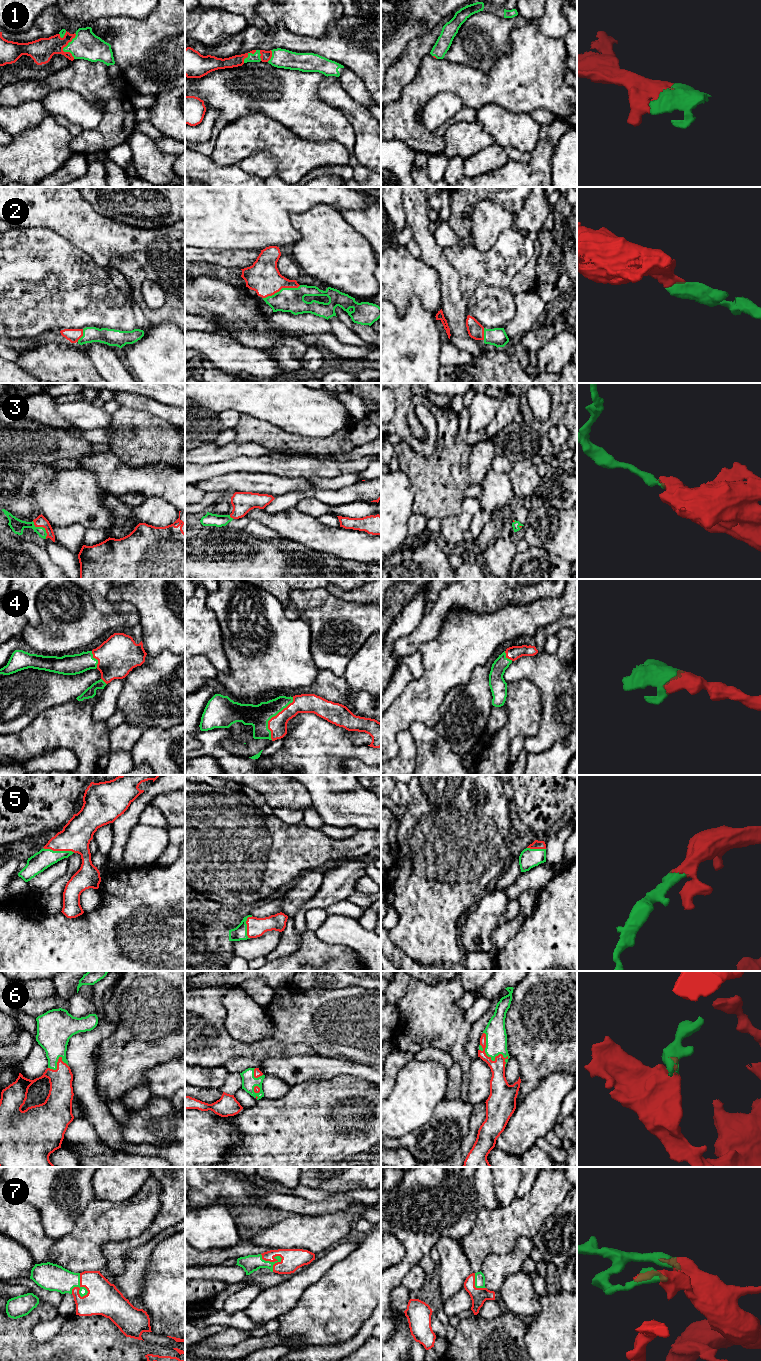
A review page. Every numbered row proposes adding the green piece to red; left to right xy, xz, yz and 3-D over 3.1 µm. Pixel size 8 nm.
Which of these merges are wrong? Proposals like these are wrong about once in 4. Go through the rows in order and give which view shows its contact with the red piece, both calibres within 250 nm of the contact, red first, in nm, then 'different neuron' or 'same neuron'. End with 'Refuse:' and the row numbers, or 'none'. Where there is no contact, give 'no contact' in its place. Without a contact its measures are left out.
1: contact in xy; calibres 190 and 220 nm; same neuron
2: contact in xz; calibres 260 and 190 nm; same neuron
3: contact in xy; calibres 90 and 110 nm; same neuron
4: contact in xz; calibres 150 and 180 nm; same neuron
5: contact in xy; calibres 240 and 150 nm; same neuron
6: contact in yz; calibres 150 and 180 nm; same neuron
7: contact in xy; calibres 280 and 220 nm; same neuron
Refuse: none

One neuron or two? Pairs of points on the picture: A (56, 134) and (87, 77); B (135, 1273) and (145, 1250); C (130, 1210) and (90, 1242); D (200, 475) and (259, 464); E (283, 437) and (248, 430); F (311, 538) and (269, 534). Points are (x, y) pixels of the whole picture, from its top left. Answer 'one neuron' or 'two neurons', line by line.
A: two neurons
B: one neuron
C: one neuron
D: one neuron
E: one neuron
F: two neurons

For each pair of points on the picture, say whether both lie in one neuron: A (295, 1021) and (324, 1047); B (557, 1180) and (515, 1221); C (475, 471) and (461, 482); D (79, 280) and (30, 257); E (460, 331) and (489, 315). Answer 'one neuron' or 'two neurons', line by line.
A: one neuron
B: one neuron
C: two neurons
D: one neuron
E: two neurons

